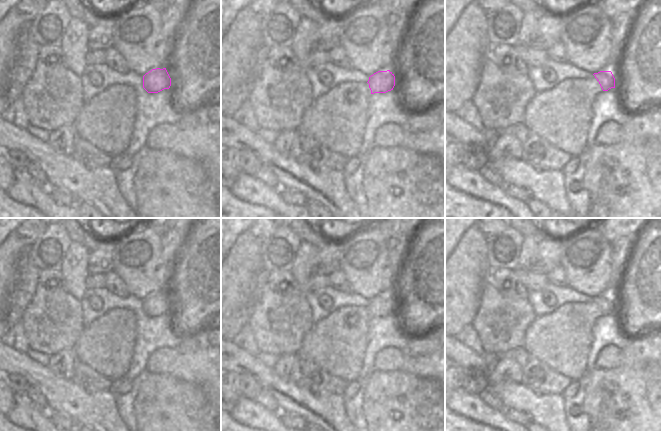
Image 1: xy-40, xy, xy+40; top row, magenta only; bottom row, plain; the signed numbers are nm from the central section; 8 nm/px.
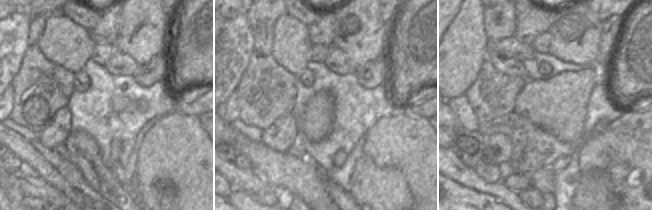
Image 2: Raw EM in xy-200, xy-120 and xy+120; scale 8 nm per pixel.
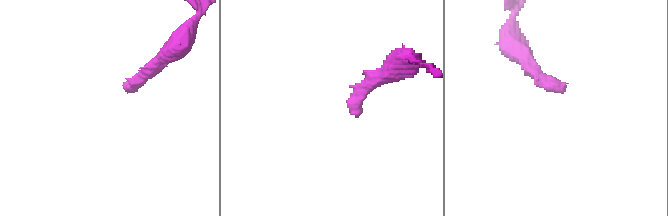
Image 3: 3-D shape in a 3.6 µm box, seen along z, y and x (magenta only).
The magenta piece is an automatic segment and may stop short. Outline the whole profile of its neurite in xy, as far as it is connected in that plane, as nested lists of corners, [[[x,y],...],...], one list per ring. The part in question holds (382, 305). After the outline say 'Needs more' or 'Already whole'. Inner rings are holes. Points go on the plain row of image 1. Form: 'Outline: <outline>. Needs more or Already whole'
Outline: [[[390,294],[374,297],[367,307],[340,307],[313,323],[297,354],[346,383],[357,381],[367,346],[369,320],[386,317],[394,310],[395,300]]]. Needs more

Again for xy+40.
Outline: [[[611,295],[594,297],[588,303],[566,303],[548,315],[535,317],[525,332],[523,348],[554,371],[572,381],[579,381],[587,372],[593,326],[600,317],[611,312],[615,312]]]. Needs more

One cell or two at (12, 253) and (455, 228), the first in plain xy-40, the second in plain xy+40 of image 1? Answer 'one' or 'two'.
two

